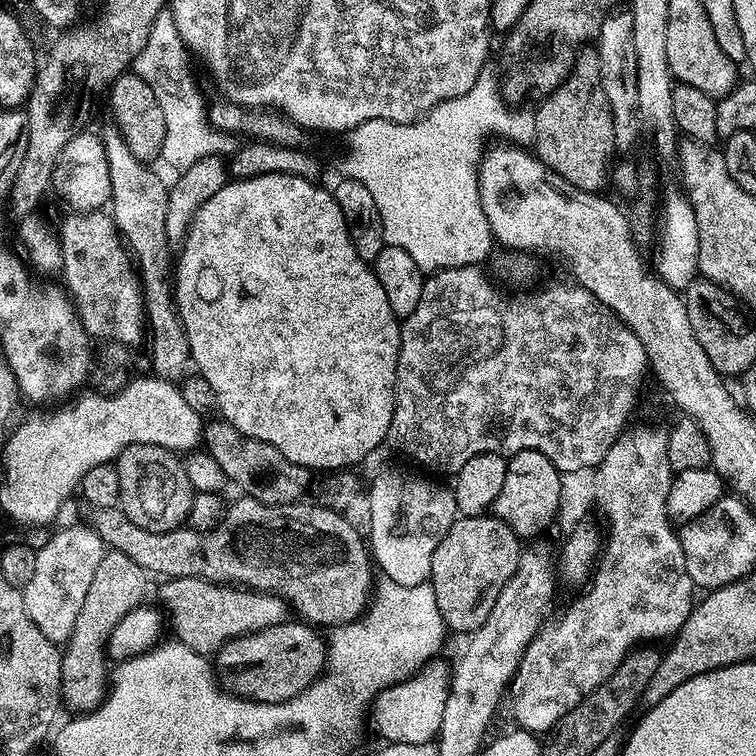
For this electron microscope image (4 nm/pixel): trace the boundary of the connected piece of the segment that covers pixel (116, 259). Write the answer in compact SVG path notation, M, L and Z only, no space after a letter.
M104 210L72 212L61 222L58 239L67 295L89 337L96 342L113 340L129 346L135 346L143 336L145 339L140 278L111 215Z

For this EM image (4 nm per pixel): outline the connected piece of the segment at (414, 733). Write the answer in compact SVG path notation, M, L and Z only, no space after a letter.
M440 676L413 677L390 686L376 695L370 709L370 724L376 727L381 741L389 744L427 744L440 735L442 714L446 710L448 684Z

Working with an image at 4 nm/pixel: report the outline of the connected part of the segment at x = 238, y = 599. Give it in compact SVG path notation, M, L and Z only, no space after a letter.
M168 578L160 588L160 600L164 603L170 632L179 643L190 646L200 656L209 658L225 651L232 640L240 636L249 636L252 632L261 632L275 624L285 623L286 606L276 596L261 592L241 590L236 586L211 584L208 580L190 578Z

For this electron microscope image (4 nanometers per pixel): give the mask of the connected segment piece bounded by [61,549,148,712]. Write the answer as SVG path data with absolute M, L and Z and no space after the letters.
M109 549L94 572L90 582L89 593L82 604L72 636L61 655L63 662L61 695L65 701L70 700L73 711L92 711L107 695L108 659L106 649L109 634L118 622L134 608L141 607L146 594L148 574L136 562L131 561L121 551Z

